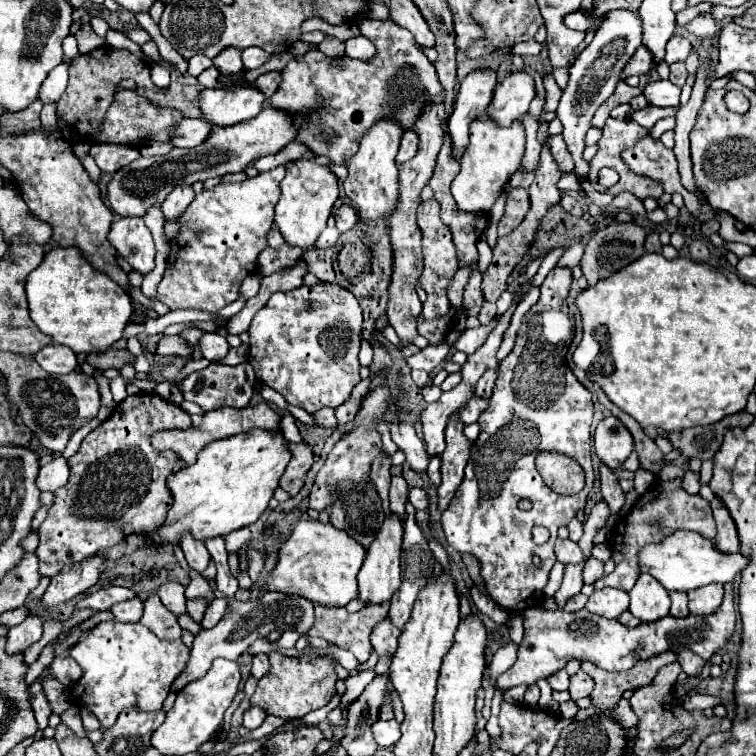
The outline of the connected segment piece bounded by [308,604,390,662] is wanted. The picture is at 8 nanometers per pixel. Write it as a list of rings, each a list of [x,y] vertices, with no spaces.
[[[314,604],[314,624],[312,628],[308,630],[308,636],[318,636],[318,638],[324,638],[326,642],[338,646],[338,648],[346,648],[350,650],[358,662],[366,662],[368,656],[370,656],[370,632],[372,628],[386,618],[388,614],[388,608],[390,604],[370,604],[366,606],[364,610],[360,612],[354,612],[350,614],[346,608],[326,608],[326,606],[320,606],[320,604]]]

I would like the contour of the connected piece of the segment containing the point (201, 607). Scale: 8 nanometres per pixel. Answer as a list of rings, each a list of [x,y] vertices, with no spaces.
[[[188,598],[186,600],[186,606],[188,606],[188,614],[196,620],[196,622],[201,622],[202,616],[204,616],[204,610],[206,610],[206,604],[204,598]]]

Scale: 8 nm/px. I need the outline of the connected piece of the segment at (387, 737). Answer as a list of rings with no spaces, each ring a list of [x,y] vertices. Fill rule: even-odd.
[[[396,718],[384,722],[384,720],[378,720],[372,724],[372,734],[374,734],[374,740],[380,748],[392,748],[398,740],[400,740],[400,722]]]

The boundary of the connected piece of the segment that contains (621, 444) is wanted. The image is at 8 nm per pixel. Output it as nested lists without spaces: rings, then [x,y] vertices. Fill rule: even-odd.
[[[608,416],[596,428],[596,434],[594,434],[594,450],[596,450],[596,456],[608,468],[618,470],[622,466],[622,462],[634,450],[632,436],[626,432],[624,424],[618,418]]]

